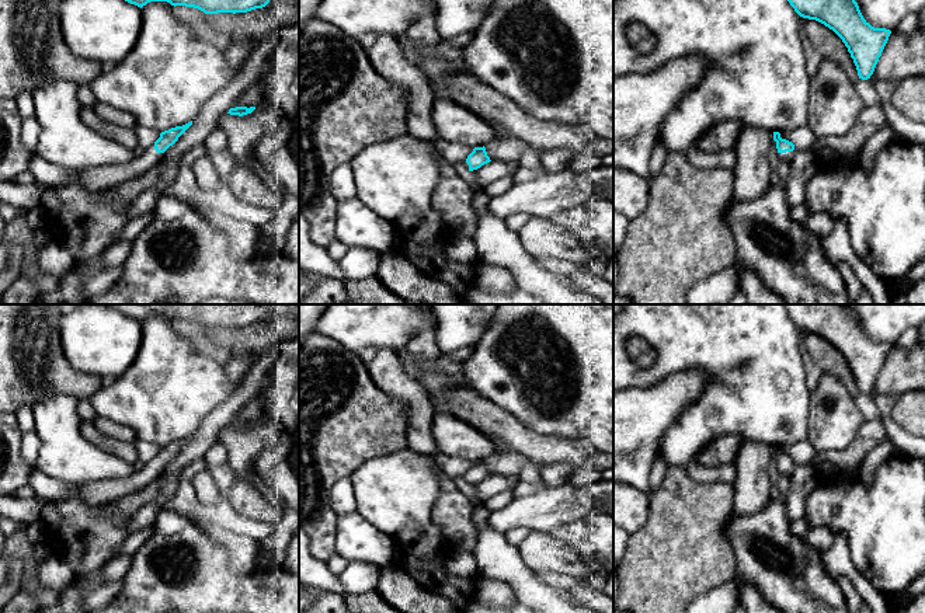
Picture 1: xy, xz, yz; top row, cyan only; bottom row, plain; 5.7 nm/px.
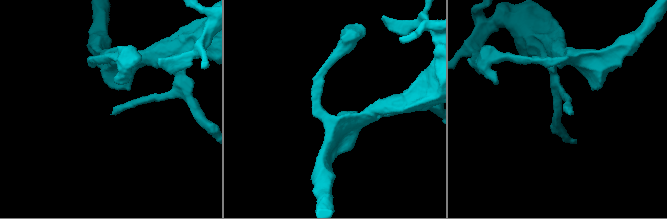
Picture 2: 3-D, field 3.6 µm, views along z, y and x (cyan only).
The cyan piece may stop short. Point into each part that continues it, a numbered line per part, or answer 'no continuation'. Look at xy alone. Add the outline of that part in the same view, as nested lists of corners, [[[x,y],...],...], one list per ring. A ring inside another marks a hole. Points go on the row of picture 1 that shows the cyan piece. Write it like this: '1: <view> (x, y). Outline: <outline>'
no continuation

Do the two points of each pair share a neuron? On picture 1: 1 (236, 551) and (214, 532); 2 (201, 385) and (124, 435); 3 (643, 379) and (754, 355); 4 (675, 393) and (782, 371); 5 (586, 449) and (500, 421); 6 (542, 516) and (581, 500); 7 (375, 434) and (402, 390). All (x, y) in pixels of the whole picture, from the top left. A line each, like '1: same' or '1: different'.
1: same
2: different
3: same
4: different
5: same
6: same
7: different

